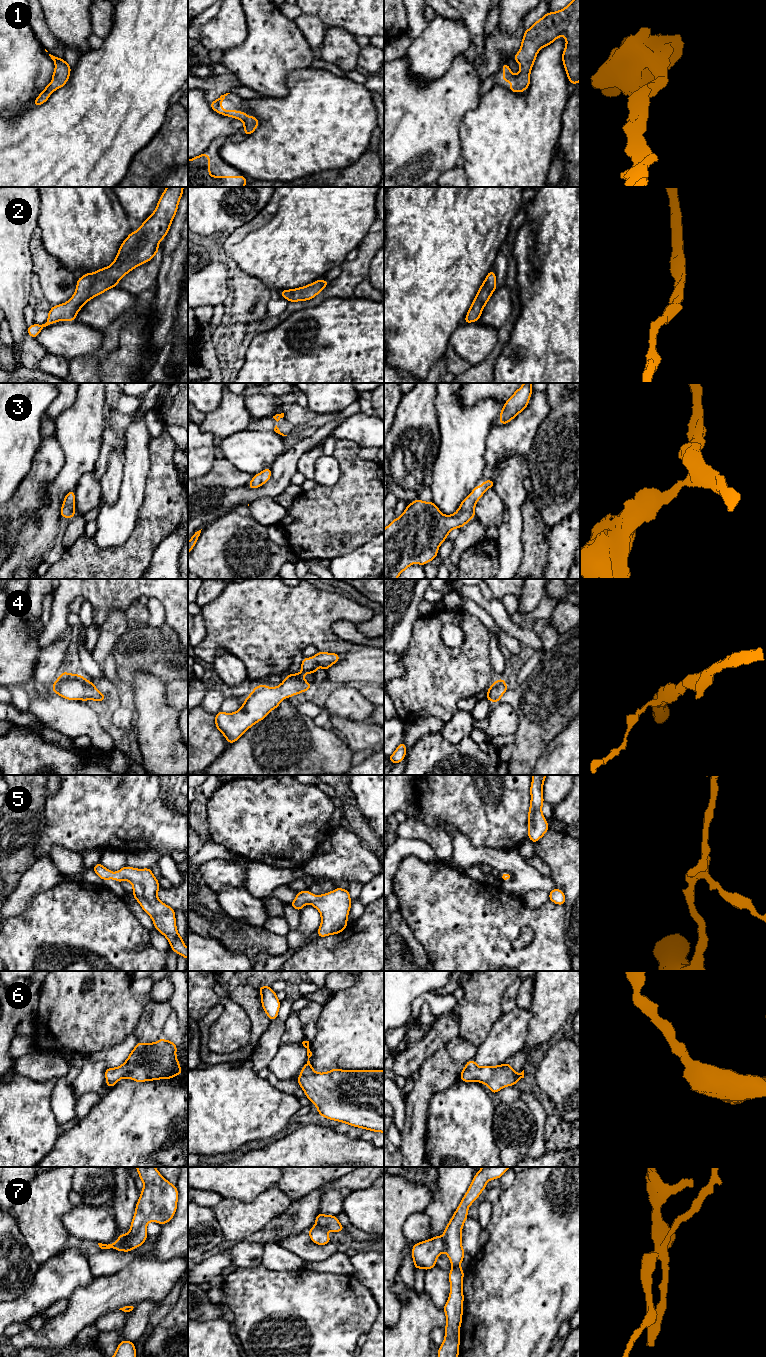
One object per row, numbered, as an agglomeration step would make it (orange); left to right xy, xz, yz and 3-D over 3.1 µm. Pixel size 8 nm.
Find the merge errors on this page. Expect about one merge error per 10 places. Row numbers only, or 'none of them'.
7

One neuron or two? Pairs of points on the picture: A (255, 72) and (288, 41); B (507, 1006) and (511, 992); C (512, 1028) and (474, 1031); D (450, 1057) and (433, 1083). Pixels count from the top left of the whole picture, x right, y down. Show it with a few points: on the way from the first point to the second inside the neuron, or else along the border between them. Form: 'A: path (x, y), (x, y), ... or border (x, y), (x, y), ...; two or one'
A: path (263, 64), (280, 47); one
B: path (508, 1003), (511, 995); one
C: border (502, 1013), (493, 1024), (487, 1037), (476, 1047); two
D: path (447, 1063), (433, 1077); one

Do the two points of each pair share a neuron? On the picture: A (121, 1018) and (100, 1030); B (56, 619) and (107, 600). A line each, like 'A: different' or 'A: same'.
A: same
B: same

